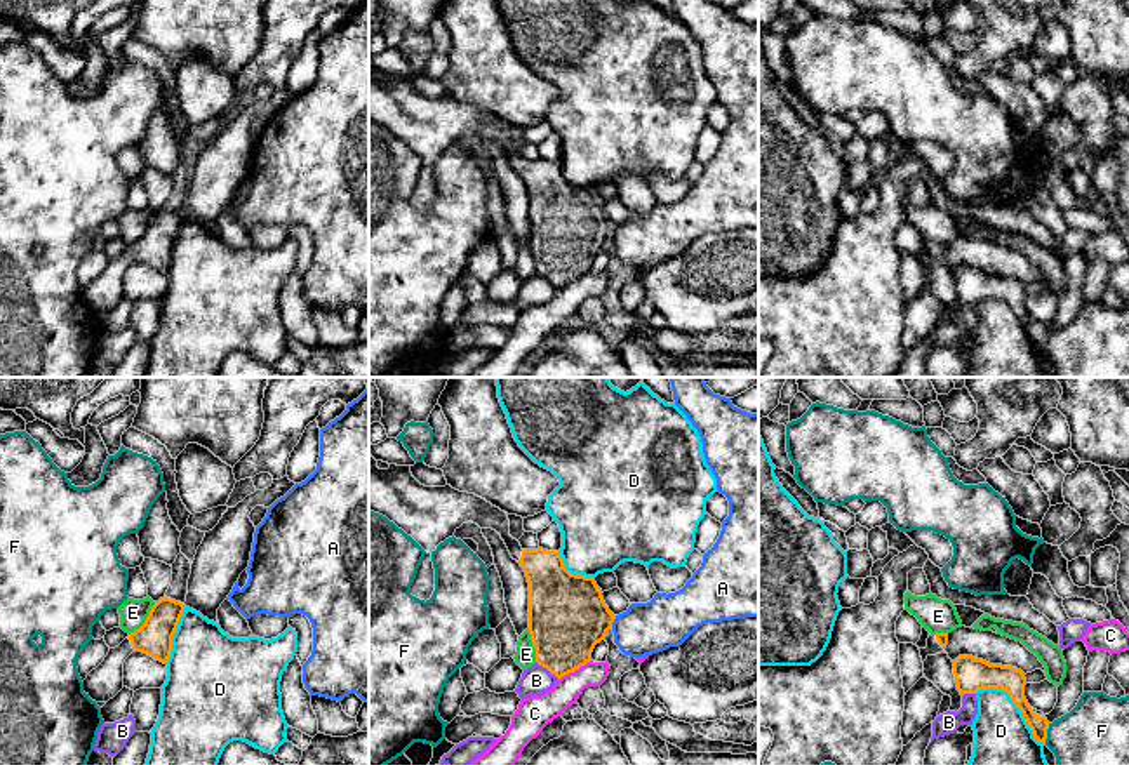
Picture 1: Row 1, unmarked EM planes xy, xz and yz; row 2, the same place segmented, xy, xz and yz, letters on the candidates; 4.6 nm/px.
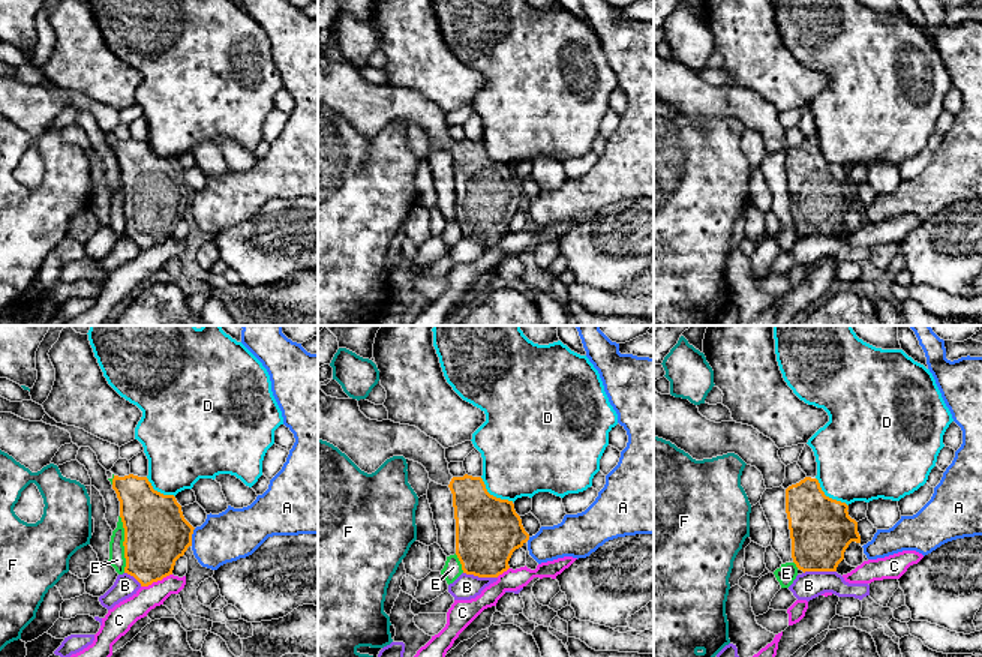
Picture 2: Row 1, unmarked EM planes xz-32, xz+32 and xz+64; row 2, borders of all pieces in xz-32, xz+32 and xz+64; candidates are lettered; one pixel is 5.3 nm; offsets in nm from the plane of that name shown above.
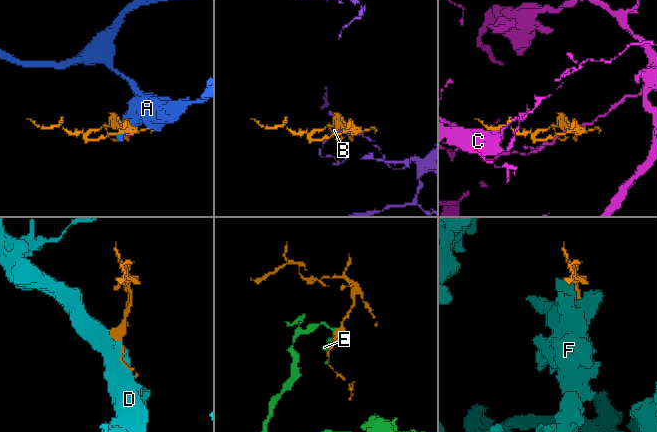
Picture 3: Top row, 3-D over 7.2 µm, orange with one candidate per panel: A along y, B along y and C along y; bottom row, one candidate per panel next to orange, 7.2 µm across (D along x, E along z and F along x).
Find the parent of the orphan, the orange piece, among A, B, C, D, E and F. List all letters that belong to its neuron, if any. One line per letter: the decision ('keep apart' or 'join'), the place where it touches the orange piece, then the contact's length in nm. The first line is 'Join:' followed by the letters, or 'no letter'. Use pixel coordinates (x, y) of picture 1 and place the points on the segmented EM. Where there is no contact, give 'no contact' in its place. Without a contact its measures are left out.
Join: no letter
A: keep apart; contact xz (613, 621); length 70 nm
B: keep apart; contact xz (548, 670); length 140 nm
C: keep apart; contact xz (574, 670); length 180 nm
D: keep apart; contact yz (1015, 703); length 400 nm
E: keep apart; contact xy (146, 619); length 200 nm
F: keep apart; contact yz (1046, 734); length 100 nm

